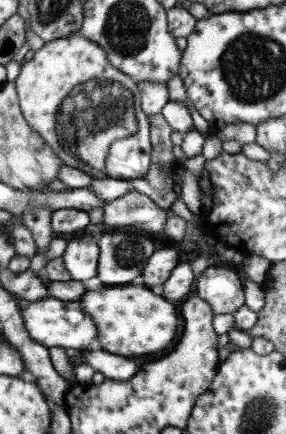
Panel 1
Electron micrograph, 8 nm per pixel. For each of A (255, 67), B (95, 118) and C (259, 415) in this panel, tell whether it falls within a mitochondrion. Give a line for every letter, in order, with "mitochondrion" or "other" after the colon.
A: mitochondrion
B: mitochondrion
C: mitochondrion

